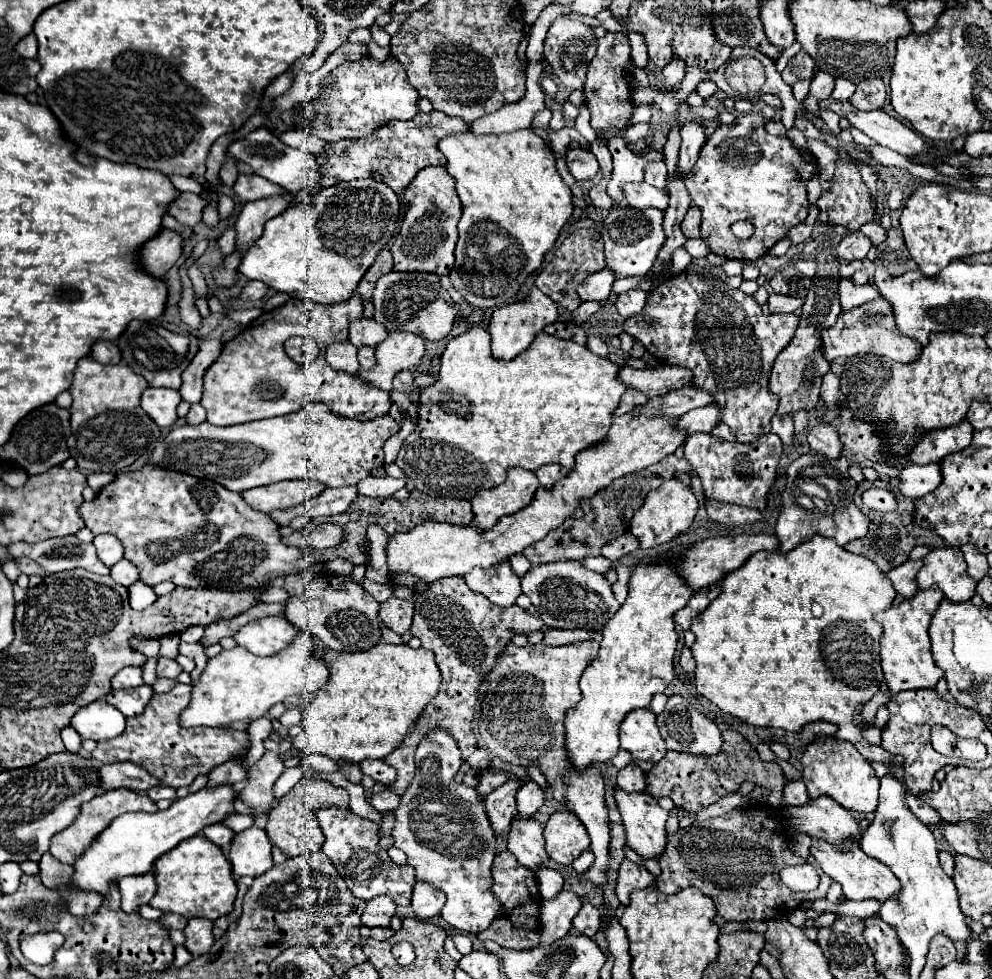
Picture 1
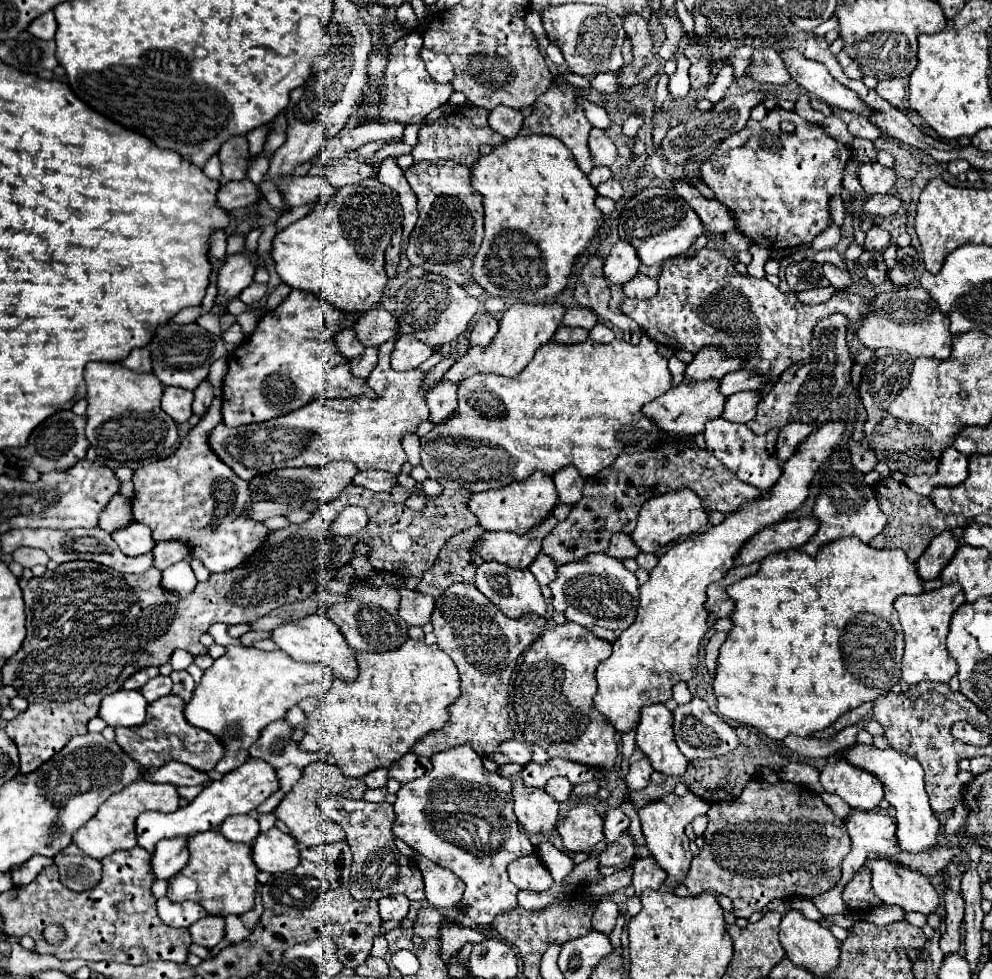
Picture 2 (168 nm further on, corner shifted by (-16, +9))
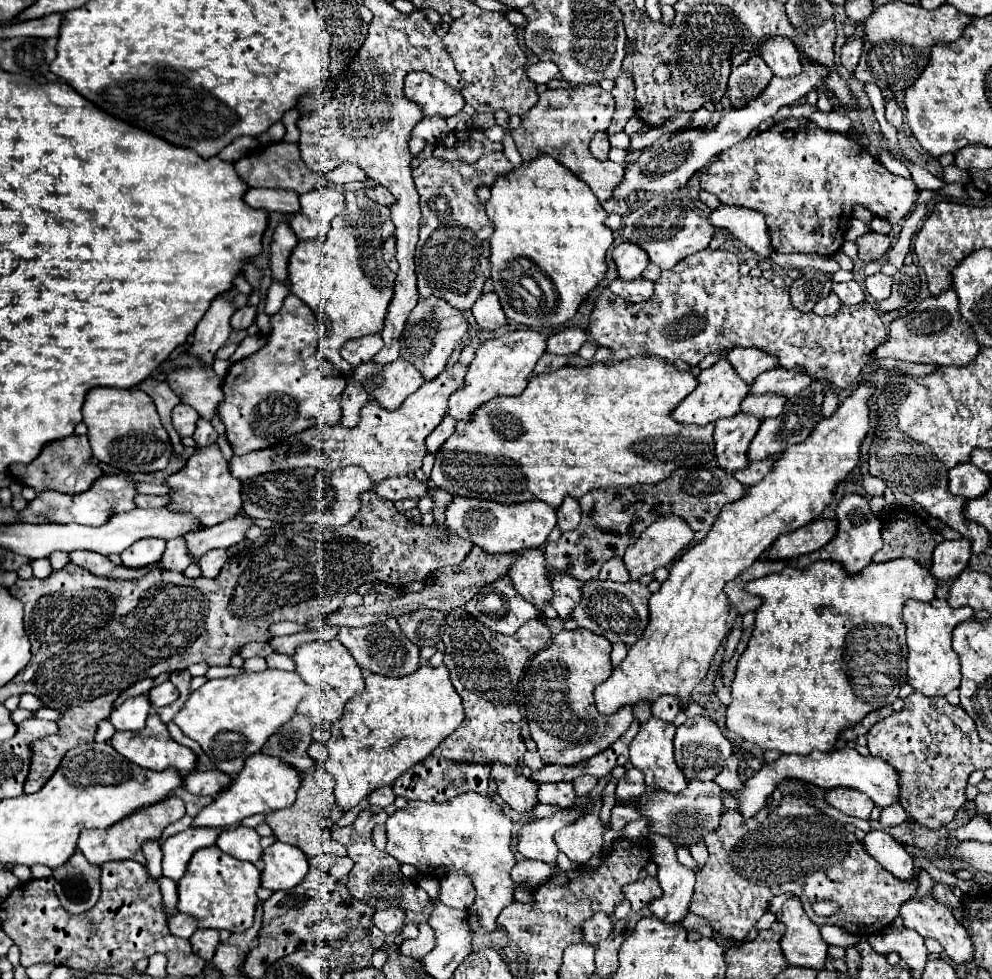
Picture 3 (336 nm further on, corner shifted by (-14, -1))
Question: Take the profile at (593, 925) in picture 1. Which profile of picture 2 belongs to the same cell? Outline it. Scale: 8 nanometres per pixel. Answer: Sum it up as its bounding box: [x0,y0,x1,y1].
[592,900,618,934]

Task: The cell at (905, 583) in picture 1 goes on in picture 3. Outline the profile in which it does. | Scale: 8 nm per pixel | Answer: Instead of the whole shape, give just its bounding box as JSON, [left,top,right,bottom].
[930,538,972,582]

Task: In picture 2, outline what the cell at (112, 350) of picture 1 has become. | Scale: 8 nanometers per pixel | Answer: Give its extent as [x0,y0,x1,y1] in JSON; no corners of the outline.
[122,348,152,372]

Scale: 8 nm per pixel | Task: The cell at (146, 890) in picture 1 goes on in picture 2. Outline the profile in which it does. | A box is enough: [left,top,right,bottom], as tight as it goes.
[152,838,188,880]

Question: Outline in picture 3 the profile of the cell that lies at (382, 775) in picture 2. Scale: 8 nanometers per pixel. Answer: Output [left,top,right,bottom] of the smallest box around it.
[368,786,394,808]

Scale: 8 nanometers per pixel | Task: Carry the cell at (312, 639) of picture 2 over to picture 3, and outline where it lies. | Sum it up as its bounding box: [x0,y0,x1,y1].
[292,640,364,722]

